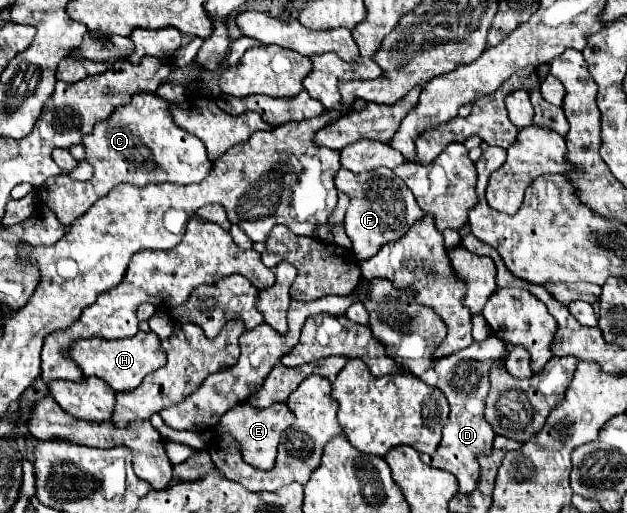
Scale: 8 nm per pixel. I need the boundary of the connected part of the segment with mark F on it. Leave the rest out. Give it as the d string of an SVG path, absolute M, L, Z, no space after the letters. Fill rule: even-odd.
M341 168L335 176L335 186L339 192L351 196L351 204L345 214L345 232L353 242L353 254L359 262L373 258L381 246L399 240L411 228L411 224L423 216L413 192L389 168L377 168L363 174Z

